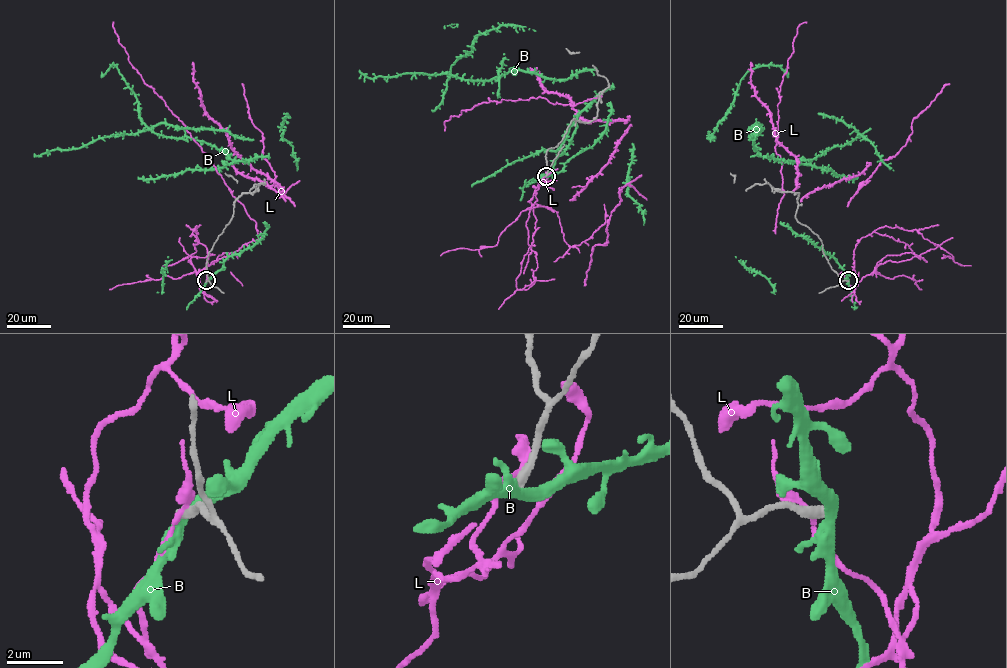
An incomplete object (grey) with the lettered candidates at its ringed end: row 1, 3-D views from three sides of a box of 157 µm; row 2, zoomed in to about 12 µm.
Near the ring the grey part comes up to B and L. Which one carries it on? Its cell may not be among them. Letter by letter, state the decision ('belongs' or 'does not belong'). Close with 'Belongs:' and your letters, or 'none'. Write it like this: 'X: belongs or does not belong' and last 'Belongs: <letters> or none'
B: does not belong
L: does not belong
Belongs: none

